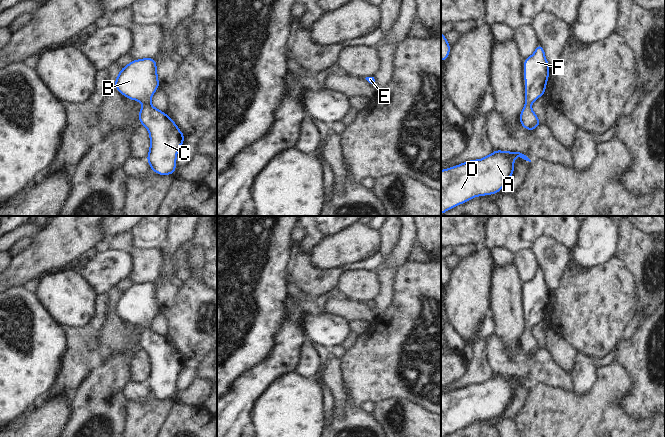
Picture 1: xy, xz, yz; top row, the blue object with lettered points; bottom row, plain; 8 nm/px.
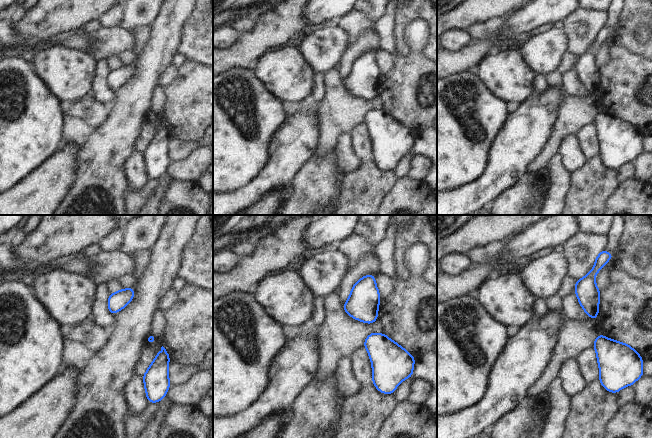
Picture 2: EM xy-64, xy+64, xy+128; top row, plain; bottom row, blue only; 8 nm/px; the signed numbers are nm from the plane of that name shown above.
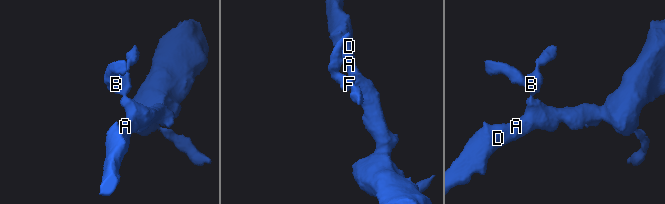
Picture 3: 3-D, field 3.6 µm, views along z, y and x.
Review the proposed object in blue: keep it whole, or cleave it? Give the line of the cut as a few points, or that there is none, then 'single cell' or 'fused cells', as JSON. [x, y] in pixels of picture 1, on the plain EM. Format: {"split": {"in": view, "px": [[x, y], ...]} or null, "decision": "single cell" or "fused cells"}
{"split": null, "decision": "single cell"}

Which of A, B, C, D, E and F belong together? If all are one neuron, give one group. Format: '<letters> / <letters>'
A B C D E F

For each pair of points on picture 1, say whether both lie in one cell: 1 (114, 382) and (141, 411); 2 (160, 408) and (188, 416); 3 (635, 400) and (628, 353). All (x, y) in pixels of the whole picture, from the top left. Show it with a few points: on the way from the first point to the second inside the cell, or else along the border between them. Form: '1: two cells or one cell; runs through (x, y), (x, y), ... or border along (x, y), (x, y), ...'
1: two cells; border along (128, 400), (126, 402), (126, 415), (123, 423)
2: two cells; border along (174, 401), (160, 426)
3: one cell; runs through (639, 388), (639, 365)

